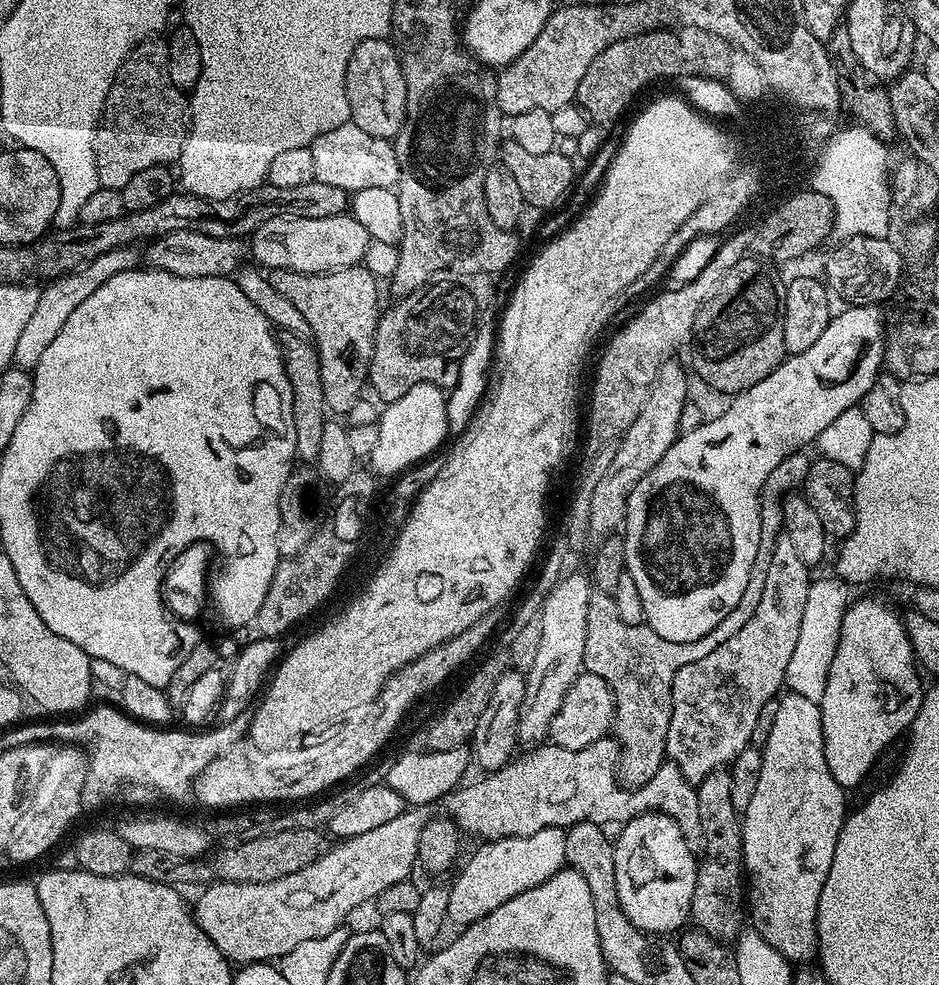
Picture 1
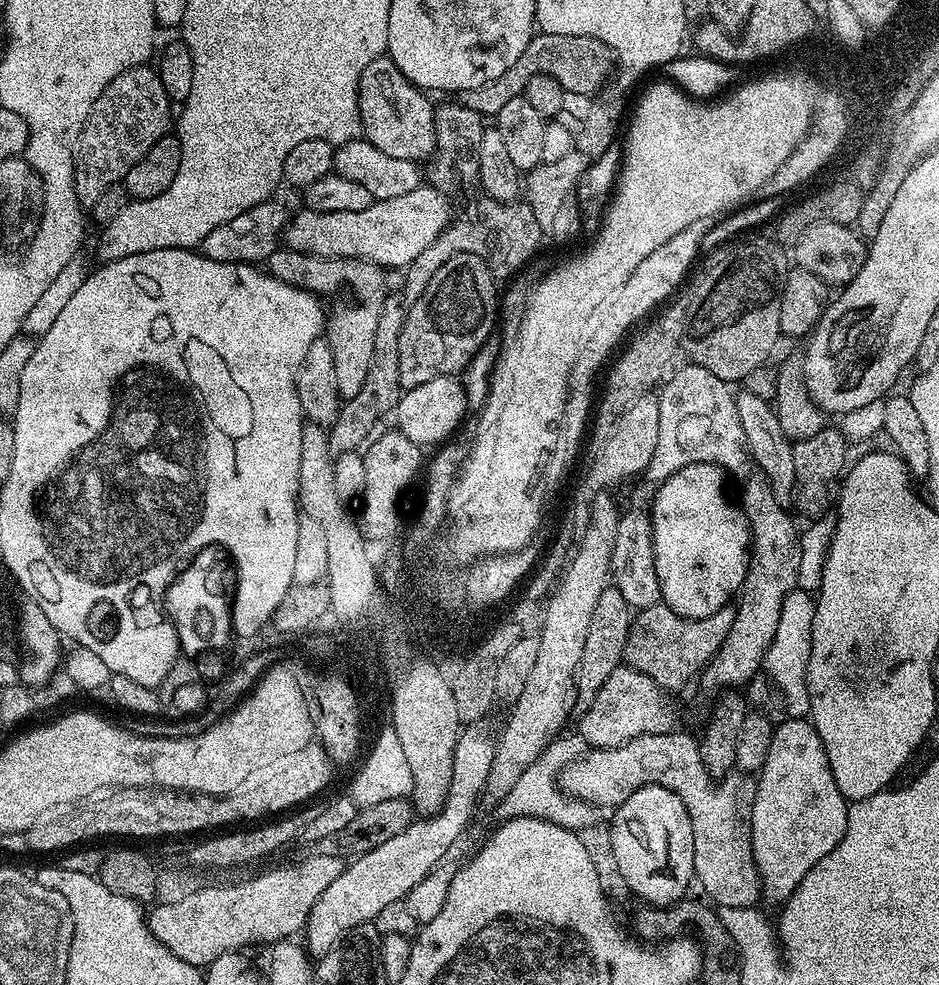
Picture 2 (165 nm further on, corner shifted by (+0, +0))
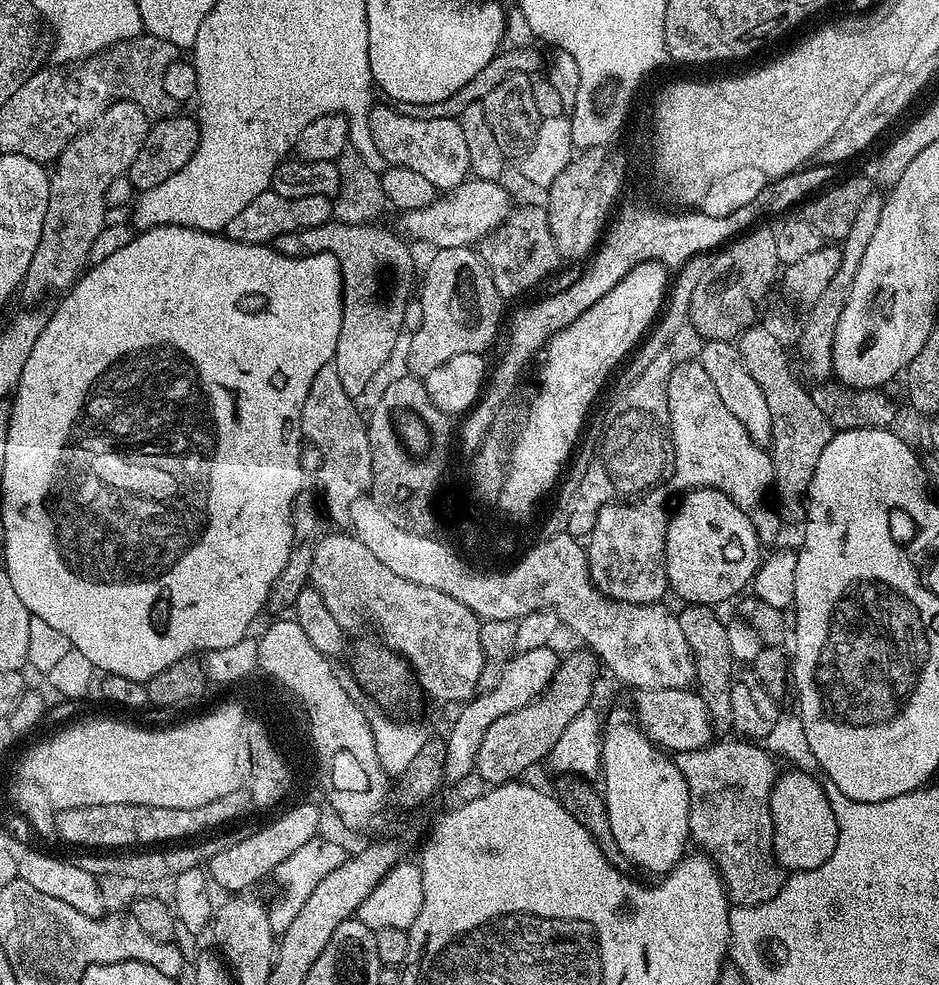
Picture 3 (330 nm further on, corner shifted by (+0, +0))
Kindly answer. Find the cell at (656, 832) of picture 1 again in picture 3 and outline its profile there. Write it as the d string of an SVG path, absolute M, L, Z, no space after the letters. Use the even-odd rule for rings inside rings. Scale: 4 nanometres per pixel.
M616 708L609 714L602 728L604 751L602 753L602 777L604 788L602 795L604 805L610 818L610 830L614 830L614 842L618 842L618 850L625 861L637 864L648 872L667 874L670 869L685 859L684 847L689 847L688 835L688 787L686 778L678 770L675 759L665 749L649 740L645 732L641 732L635 723L630 722L630 712L624 708Z

